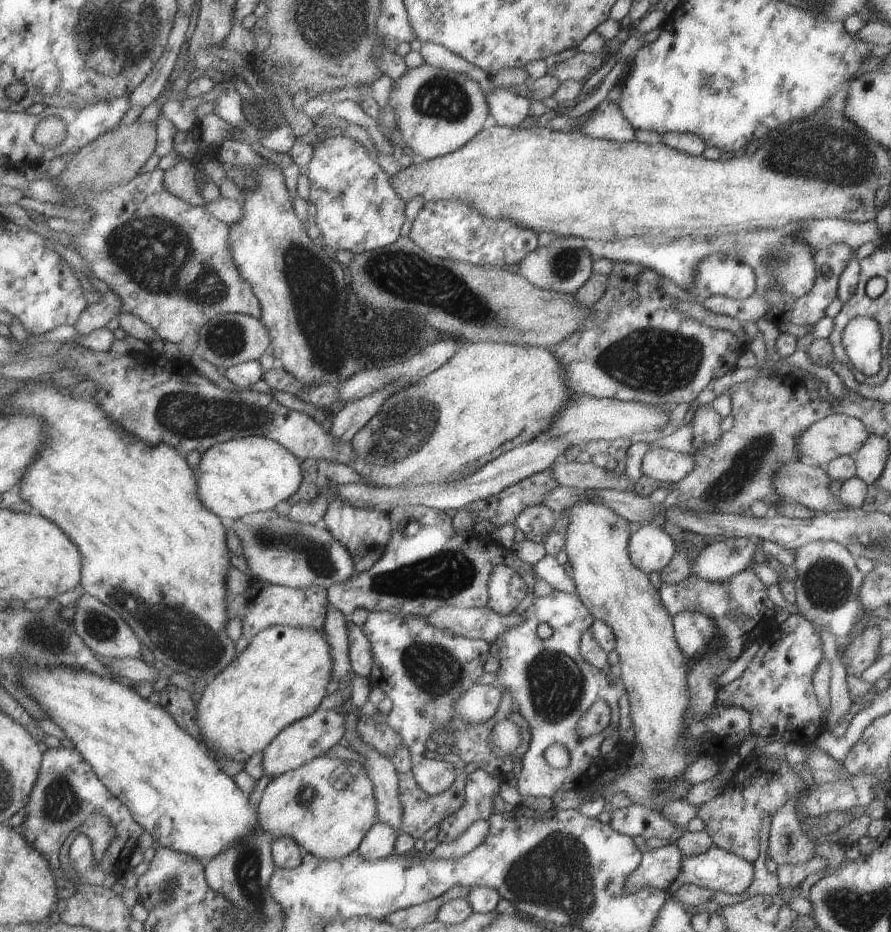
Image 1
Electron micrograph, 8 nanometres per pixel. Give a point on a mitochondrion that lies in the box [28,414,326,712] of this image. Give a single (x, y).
(180, 631)

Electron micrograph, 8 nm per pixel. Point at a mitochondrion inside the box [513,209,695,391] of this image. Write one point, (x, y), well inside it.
(564, 264)

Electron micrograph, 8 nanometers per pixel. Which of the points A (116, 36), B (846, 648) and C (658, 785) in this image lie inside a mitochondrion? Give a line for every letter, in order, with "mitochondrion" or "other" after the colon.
A: mitochondrion
B: other
C: mitochondrion

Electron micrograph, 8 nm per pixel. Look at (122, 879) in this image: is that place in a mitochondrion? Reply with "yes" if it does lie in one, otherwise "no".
no

